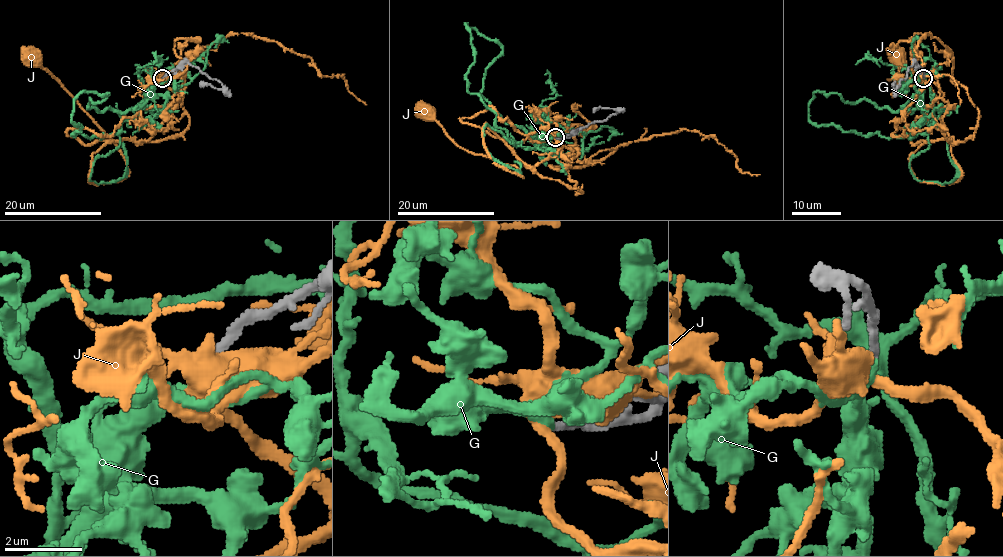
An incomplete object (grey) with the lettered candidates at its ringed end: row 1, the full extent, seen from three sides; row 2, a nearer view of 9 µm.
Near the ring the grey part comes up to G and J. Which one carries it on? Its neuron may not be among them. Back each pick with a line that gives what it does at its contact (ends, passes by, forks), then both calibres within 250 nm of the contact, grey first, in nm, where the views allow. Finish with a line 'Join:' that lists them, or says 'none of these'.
Join: none of these

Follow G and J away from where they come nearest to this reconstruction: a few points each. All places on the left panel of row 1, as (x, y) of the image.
G: (163, 77), (147, 105), (122, 124), (118, 146), (95, 160), (90, 181), (122, 177), (126, 164), (120, 138)
J: (163, 77), (170, 103), (109, 136), (67, 131), (105, 142), (97, 185), (128, 175), (117, 144), (25, 53)

